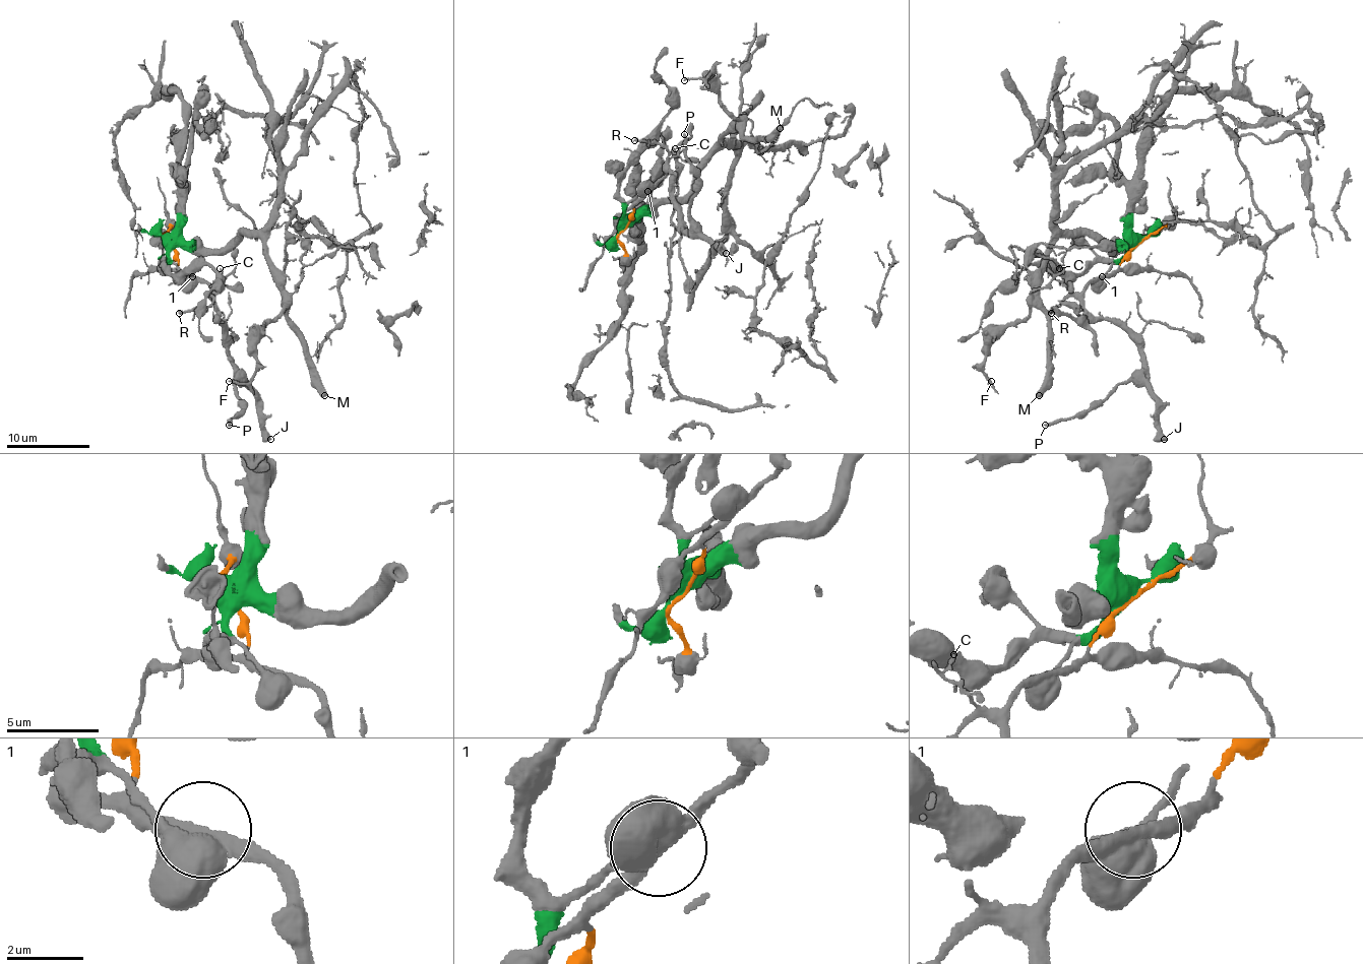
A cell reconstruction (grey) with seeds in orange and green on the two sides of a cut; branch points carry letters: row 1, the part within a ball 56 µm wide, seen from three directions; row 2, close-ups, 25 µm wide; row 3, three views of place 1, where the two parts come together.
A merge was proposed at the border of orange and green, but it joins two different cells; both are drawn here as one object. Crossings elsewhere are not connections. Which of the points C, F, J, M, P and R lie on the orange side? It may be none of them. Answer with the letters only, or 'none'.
C, J, P, R

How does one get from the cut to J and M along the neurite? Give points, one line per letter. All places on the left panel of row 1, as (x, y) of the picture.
J: (168, 243), (178, 269), (201, 278), (213, 293), (234, 373), (254, 396), (259, 427), (271, 439)
M: (168, 241), (224, 249), (238, 235), (257, 235), (284, 293), (284, 309), (300, 340), (310, 381), (325, 396)

